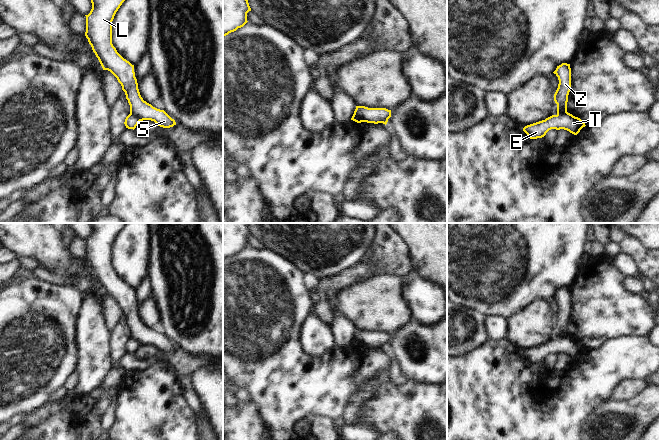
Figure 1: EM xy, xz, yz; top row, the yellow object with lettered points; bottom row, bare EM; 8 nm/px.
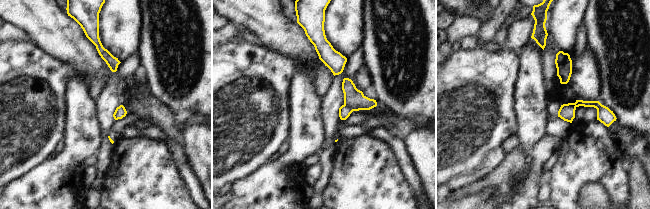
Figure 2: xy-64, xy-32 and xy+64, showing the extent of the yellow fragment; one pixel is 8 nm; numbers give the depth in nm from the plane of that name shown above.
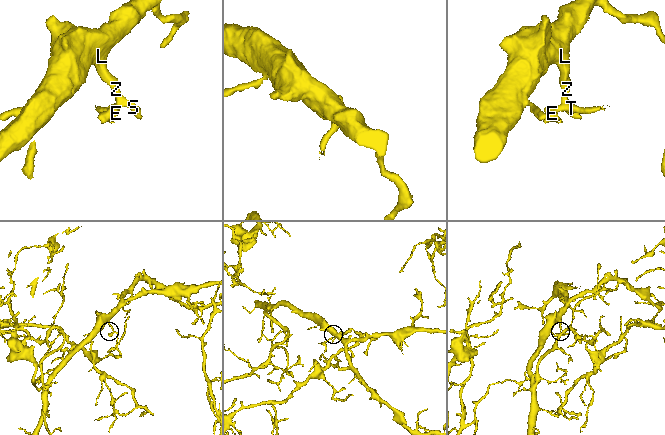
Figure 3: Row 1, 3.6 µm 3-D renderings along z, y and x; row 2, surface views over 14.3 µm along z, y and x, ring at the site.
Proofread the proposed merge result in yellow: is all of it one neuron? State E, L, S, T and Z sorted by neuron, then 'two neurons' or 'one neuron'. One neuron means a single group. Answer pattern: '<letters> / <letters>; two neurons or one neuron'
E T / L S Z; two neurons

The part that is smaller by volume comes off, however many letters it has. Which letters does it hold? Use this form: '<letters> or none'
E, T

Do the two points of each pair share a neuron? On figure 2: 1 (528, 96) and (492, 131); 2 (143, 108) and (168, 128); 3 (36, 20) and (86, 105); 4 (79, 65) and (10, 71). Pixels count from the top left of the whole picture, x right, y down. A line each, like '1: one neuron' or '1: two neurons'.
1: two neurons
2: one neuron
3: two neurons
4: two neurons

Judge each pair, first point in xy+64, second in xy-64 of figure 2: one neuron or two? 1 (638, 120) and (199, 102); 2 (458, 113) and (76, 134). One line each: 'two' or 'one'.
1: one
2: two

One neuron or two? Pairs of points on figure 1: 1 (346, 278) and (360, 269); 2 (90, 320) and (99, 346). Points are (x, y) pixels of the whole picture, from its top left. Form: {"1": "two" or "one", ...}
{"1": "one", "2": "one"}

